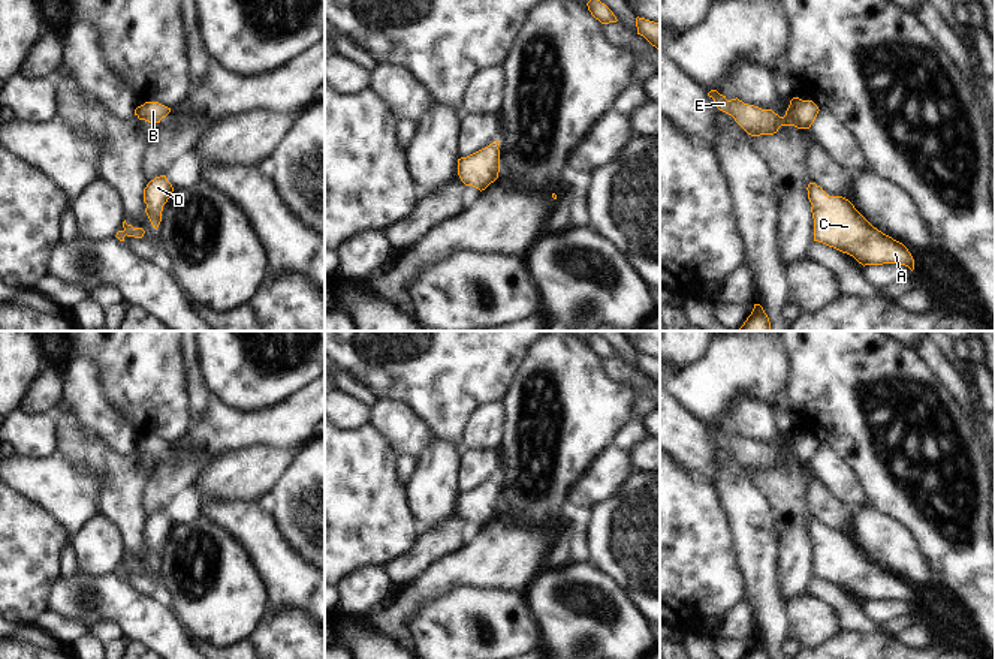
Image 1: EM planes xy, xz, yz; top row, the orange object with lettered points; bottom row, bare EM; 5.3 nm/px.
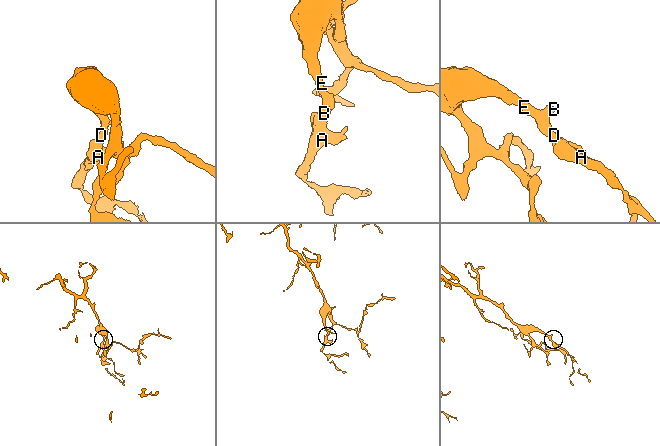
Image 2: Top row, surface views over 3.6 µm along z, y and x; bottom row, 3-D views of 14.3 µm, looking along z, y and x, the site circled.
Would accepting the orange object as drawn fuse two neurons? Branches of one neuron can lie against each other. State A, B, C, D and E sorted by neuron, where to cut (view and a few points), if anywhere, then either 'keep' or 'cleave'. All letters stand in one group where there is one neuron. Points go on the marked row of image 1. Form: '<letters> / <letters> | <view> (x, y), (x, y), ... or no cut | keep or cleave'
A B C D E | no cut | keep

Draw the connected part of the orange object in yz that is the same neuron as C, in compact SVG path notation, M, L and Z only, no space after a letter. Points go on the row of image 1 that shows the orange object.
M809 183L808 199L814 219L814 241L853 256L859 264L901 264L914 270L908 249L874 228L842 196L829 196L820 186Z

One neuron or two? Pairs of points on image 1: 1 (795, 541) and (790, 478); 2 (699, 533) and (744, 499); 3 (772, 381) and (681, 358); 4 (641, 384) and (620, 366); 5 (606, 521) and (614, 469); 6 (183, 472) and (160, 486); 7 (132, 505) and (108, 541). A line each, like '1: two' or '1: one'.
1: one
2: two
3: two
4: one
5: two
6: one
7: two

